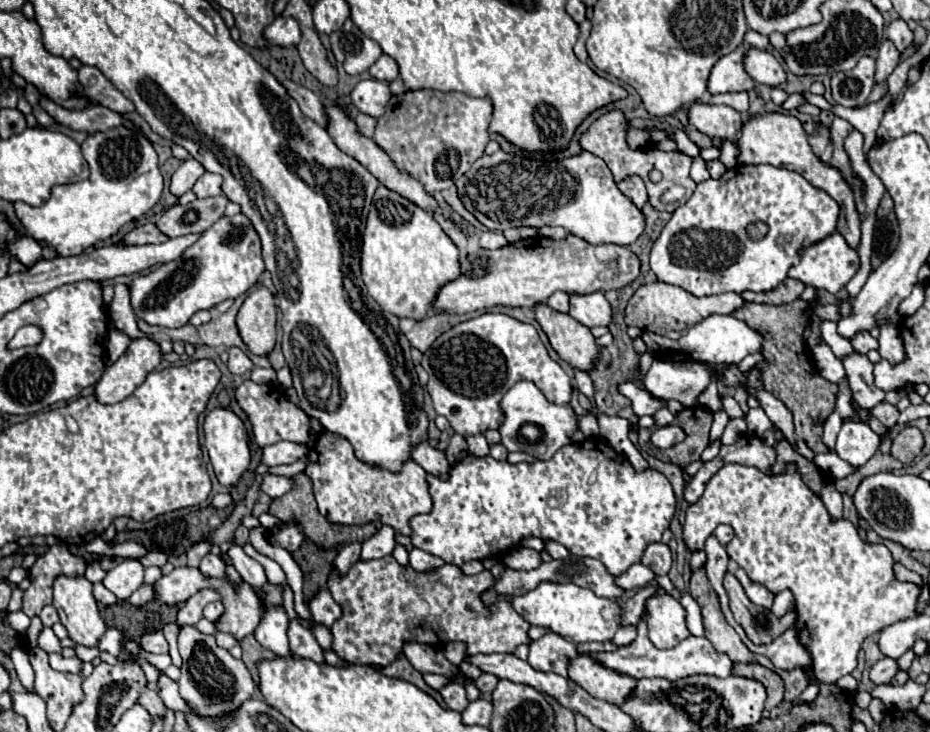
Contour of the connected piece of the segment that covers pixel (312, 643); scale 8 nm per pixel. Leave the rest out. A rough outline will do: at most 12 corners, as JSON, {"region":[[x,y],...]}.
{"region":[[290,619],[290,651],[324,663],[324,651],[298,619]]}

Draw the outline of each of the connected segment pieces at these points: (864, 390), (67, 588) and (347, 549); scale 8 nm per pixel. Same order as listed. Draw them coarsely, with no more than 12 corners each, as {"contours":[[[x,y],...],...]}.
{"contours":[[[852,351],[842,357],[852,397],[872,409],[886,399],[874,385],[874,365]],[[58,575],[54,603],[70,639],[96,647],[106,625],[84,575]],[[346,543],[334,567],[344,573],[360,559],[362,543]]]}

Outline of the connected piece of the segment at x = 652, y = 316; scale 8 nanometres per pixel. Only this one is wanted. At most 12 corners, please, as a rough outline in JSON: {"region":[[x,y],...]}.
{"region":[[654,281],[636,289],[624,323],[672,335],[742,307],[738,293],[696,297]]}

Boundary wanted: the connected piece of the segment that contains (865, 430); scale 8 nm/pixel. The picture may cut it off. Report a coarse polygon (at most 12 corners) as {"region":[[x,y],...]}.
{"region":[[846,421],[836,439],[840,459],[862,467],[880,437],[862,421]]}

